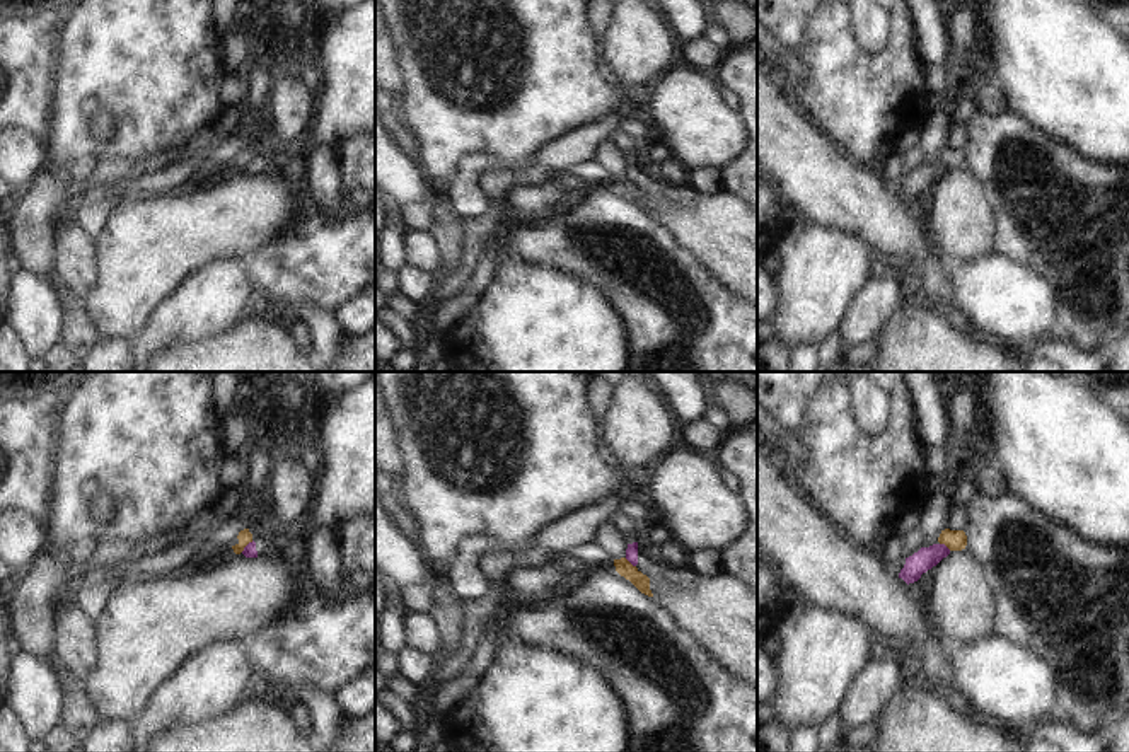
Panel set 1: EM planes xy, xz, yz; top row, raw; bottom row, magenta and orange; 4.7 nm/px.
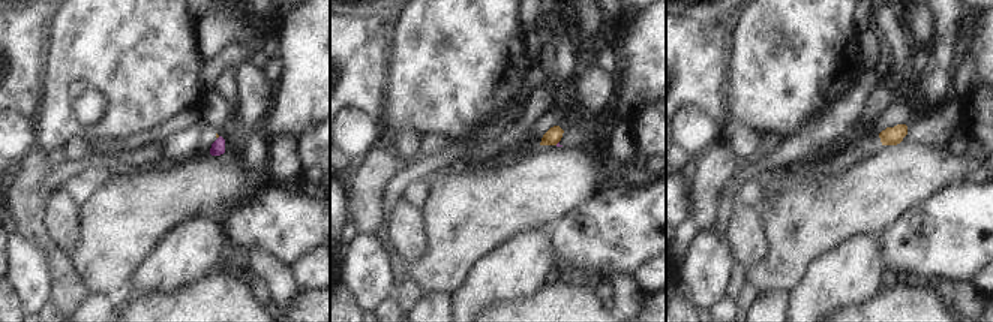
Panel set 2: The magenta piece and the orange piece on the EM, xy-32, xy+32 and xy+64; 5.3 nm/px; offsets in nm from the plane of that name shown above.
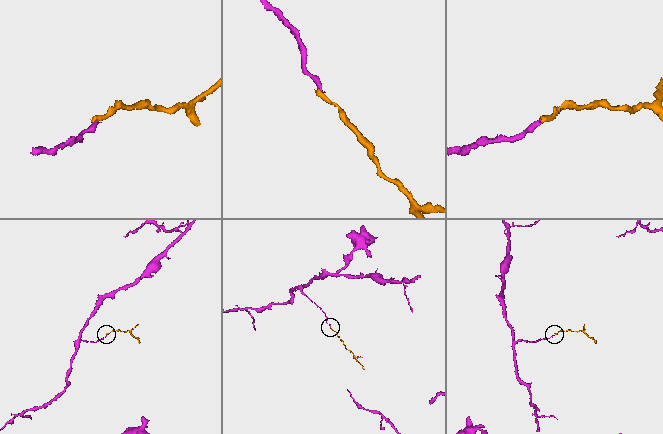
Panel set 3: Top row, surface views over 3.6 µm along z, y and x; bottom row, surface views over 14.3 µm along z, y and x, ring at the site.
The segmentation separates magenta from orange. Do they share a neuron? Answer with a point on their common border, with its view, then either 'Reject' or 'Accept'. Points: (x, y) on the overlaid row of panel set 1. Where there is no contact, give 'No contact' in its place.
Touches magenta at xy (246, 546). Reject.

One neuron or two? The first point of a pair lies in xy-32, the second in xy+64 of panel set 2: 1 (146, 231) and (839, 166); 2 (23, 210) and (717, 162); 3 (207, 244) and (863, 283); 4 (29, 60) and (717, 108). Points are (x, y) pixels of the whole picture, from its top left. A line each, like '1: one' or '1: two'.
1: two
2: one
3: one
4: one

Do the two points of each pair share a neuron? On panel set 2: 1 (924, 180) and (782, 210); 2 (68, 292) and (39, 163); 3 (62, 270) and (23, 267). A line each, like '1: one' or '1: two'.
1: one
2: one
3: two

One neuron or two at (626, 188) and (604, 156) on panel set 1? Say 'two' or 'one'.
one

